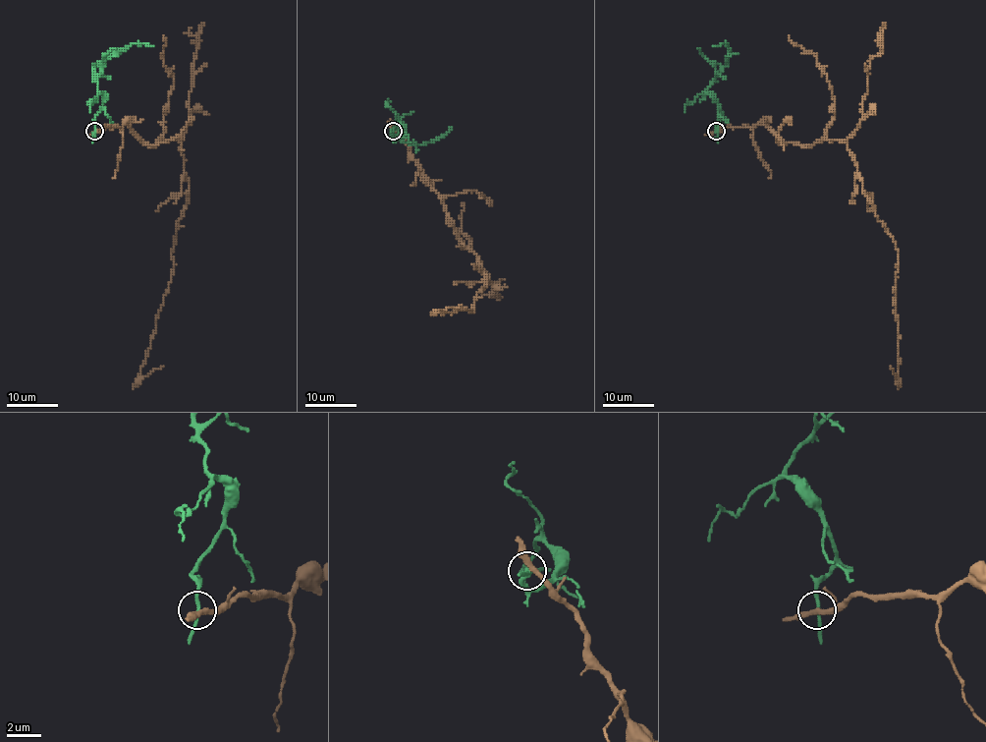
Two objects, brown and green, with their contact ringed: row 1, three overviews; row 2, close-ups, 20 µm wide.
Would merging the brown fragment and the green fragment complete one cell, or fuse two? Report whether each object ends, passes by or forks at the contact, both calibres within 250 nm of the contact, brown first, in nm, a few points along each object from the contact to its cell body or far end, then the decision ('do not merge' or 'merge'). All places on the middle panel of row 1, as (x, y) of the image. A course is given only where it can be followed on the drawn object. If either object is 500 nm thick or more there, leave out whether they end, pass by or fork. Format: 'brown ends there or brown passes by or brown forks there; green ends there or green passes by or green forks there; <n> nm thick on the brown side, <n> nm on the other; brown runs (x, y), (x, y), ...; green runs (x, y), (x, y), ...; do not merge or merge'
brown passes by; green passes by; 320 nm thick on the brown side, 200 nm on the other; brown runs (394, 130), (486, 276), (472, 312), (461, 308), (438, 313), (461, 306); green runs (392, 130), (396, 137), (401, 130), (396, 121), (395, 141), (421, 143), (438, 141), (451, 128); do not merge

